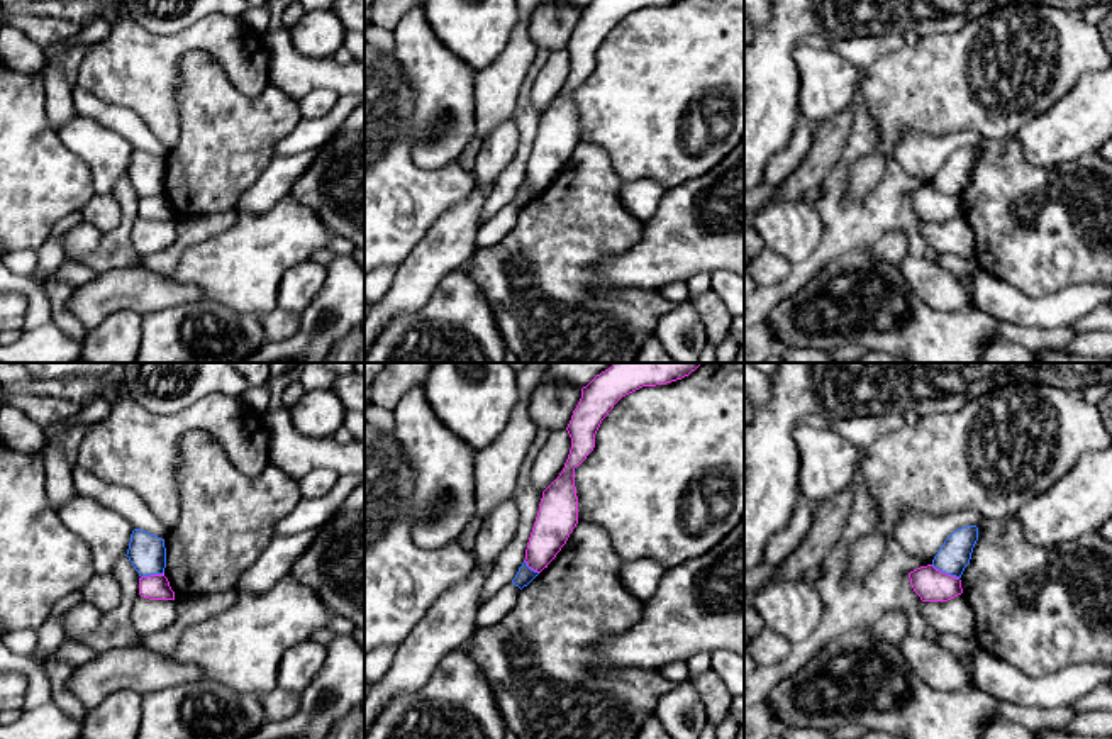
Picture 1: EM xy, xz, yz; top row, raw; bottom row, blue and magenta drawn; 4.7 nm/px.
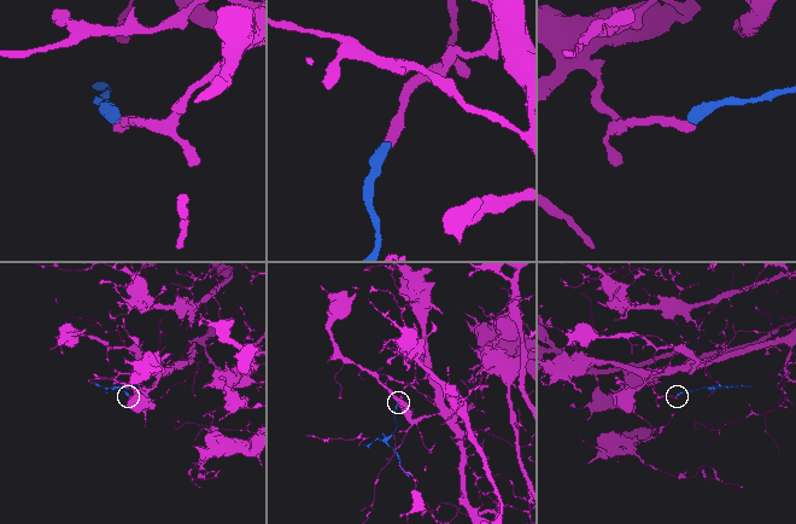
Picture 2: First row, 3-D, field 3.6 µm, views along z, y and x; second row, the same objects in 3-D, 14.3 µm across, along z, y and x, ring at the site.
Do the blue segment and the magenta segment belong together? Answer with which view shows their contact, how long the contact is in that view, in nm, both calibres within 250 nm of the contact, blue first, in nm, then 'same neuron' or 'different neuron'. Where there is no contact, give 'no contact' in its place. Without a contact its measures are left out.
contact in yz; length 150 nm; calibres 150 and 160 nm; different neuron

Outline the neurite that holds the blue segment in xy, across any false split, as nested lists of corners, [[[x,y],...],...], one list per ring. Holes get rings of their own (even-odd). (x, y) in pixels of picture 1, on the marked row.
[[[134,529],[127,554],[139,576],[163,575],[166,568],[164,539],[141,529]]]

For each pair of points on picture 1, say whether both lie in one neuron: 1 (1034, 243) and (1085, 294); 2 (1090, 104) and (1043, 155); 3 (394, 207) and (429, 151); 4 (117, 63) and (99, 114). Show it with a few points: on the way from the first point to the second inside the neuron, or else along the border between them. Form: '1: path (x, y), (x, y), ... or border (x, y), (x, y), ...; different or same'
1: border (1094, 283), (1070, 283), (1038, 299); different
2: path (1080, 116), (1053, 143); same
3: border (409, 127), (416, 165), (458, 160); different
4: border (77, 85), (105, 102), (126, 105), (141, 117); different

